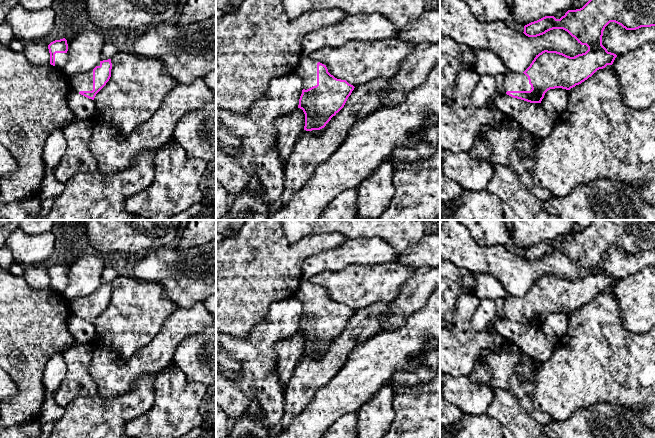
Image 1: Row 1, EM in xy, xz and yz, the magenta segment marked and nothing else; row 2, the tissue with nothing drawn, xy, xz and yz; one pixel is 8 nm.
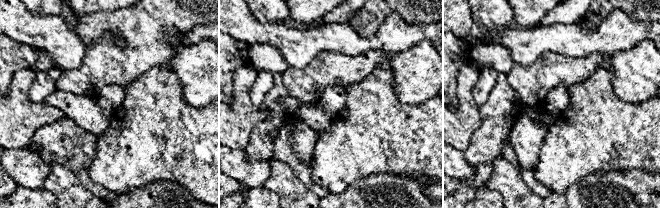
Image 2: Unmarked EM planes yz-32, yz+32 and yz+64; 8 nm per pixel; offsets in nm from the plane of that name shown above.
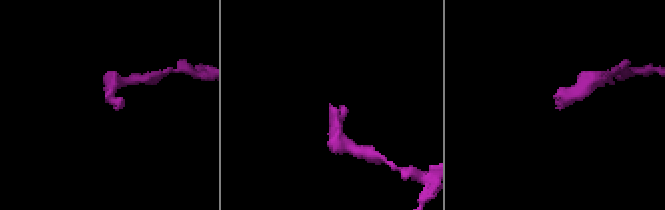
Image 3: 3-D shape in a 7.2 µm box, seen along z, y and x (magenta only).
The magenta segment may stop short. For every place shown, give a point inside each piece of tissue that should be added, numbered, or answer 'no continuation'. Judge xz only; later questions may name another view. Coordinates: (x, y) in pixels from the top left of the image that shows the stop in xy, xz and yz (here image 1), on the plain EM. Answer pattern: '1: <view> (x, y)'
1: xz (306, 293)

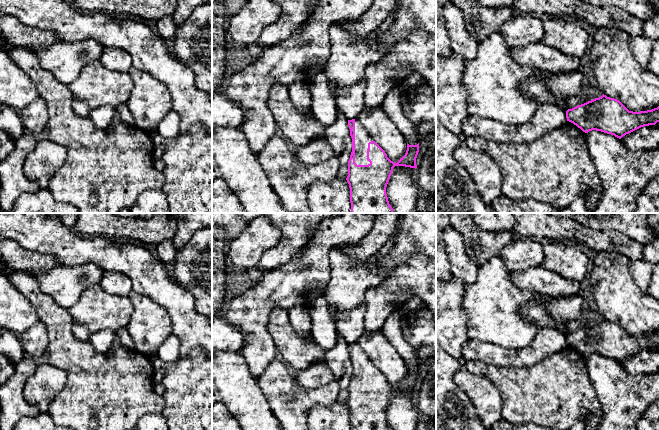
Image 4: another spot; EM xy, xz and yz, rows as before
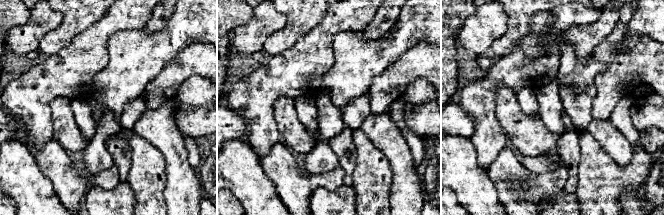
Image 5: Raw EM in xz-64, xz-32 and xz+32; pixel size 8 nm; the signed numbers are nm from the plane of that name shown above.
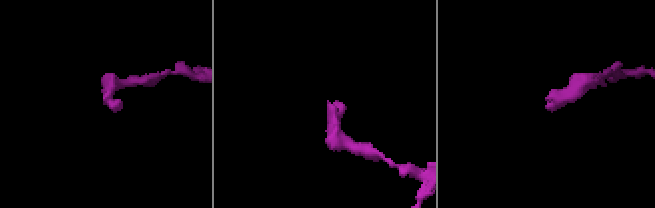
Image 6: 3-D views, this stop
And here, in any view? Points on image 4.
1: xz (362, 362)

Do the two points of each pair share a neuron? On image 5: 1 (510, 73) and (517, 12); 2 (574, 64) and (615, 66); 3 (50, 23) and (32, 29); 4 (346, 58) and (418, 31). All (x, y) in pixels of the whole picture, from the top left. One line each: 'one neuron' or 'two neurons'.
1: two neurons
2: two neurons
3: one neuron
4: one neuron

